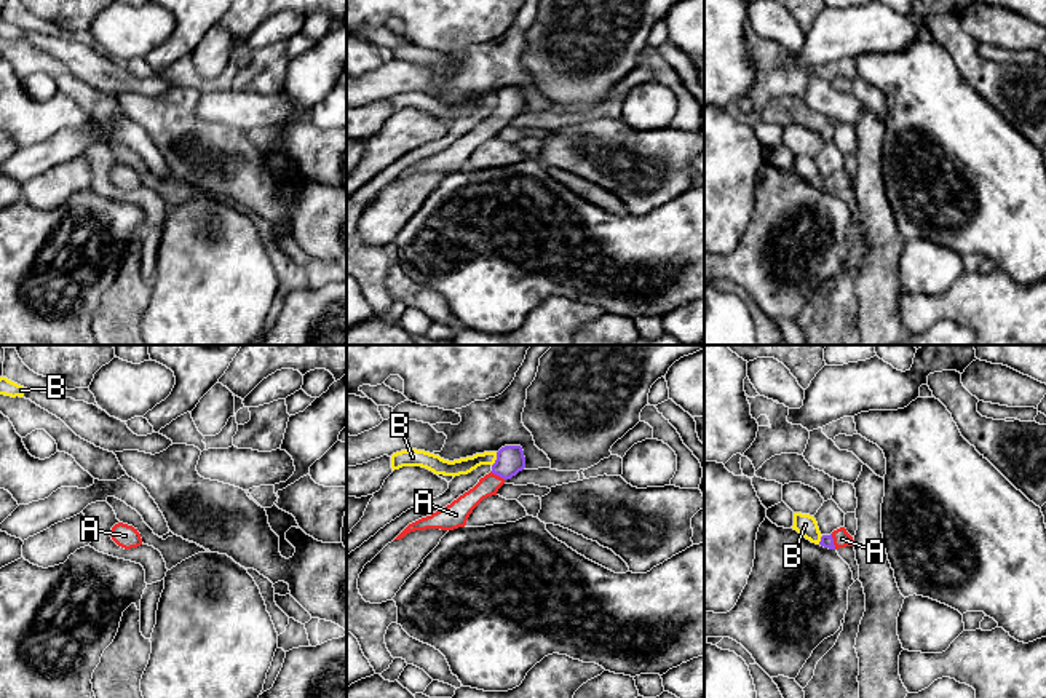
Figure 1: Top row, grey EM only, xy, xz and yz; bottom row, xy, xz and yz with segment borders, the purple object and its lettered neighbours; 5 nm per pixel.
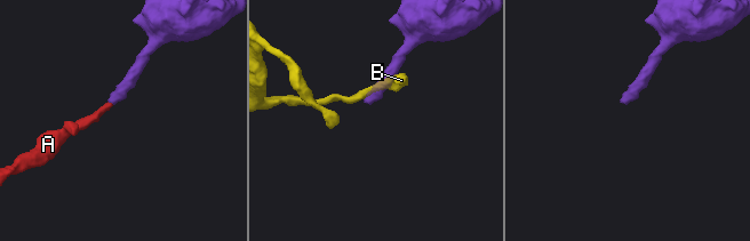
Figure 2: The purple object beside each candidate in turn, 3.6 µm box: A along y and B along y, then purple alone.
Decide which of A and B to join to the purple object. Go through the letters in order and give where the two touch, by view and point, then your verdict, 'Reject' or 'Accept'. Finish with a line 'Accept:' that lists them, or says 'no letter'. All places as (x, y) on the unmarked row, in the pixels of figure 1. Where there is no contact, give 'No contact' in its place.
A: Touches purple at yz (832, 184). Accept
B: Touches purple at xz (497, 101). Reject
Accept: A

